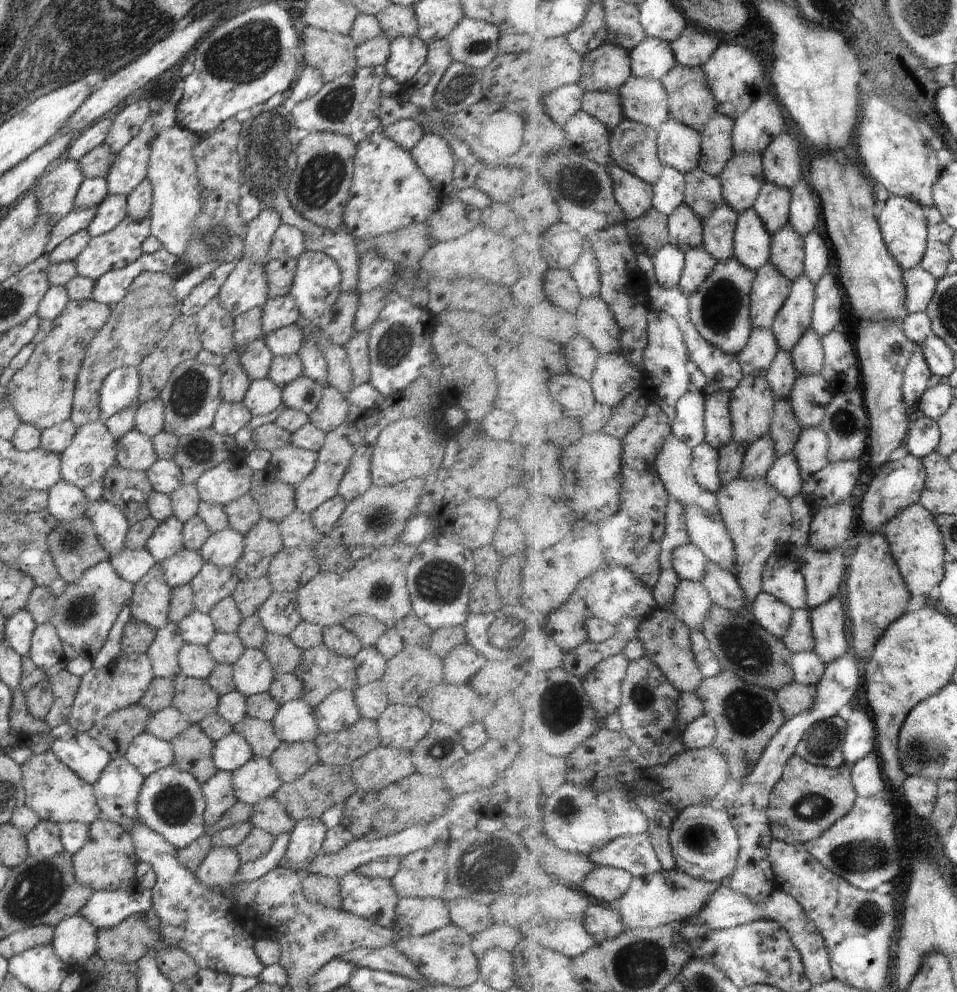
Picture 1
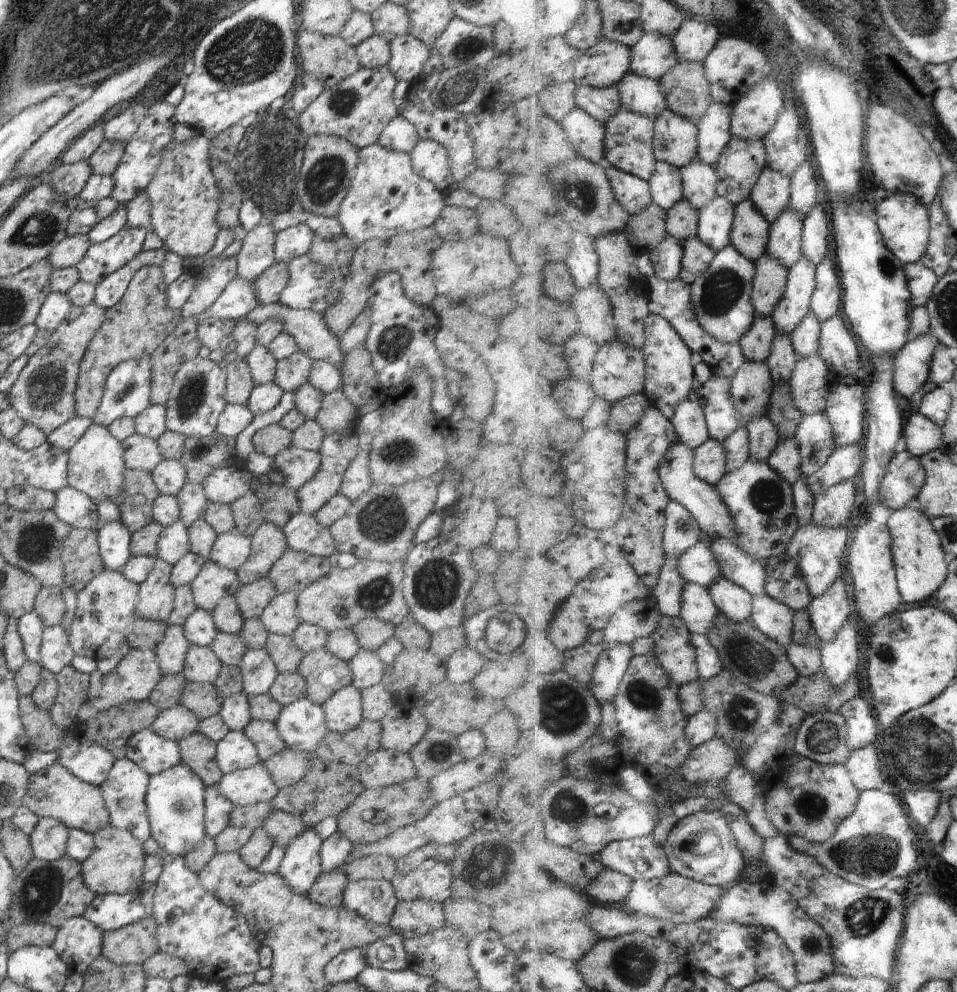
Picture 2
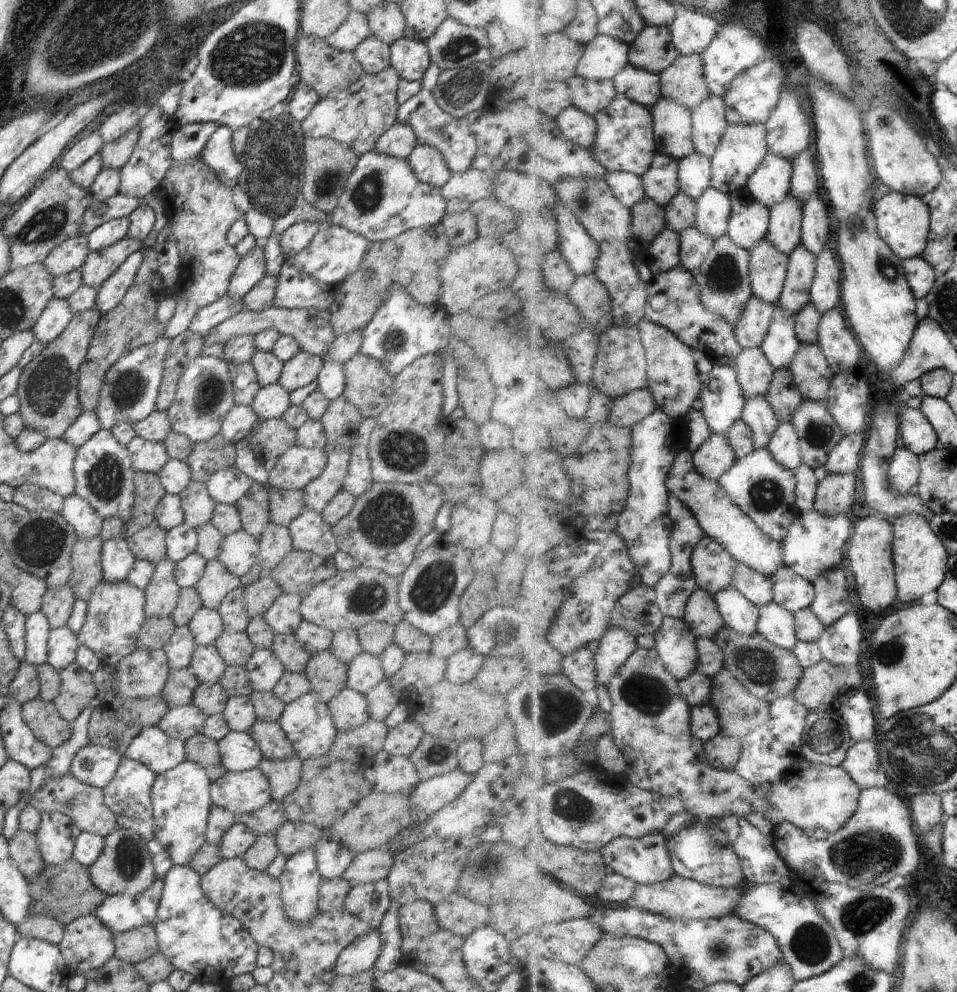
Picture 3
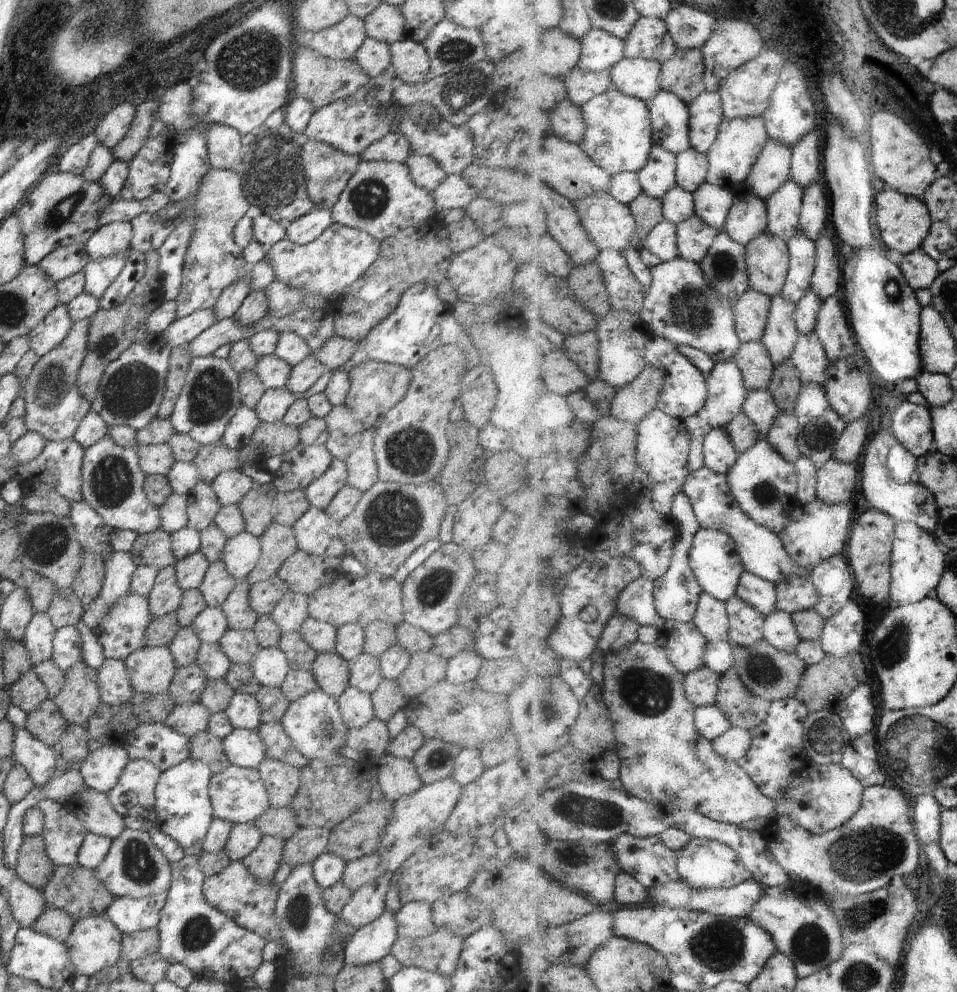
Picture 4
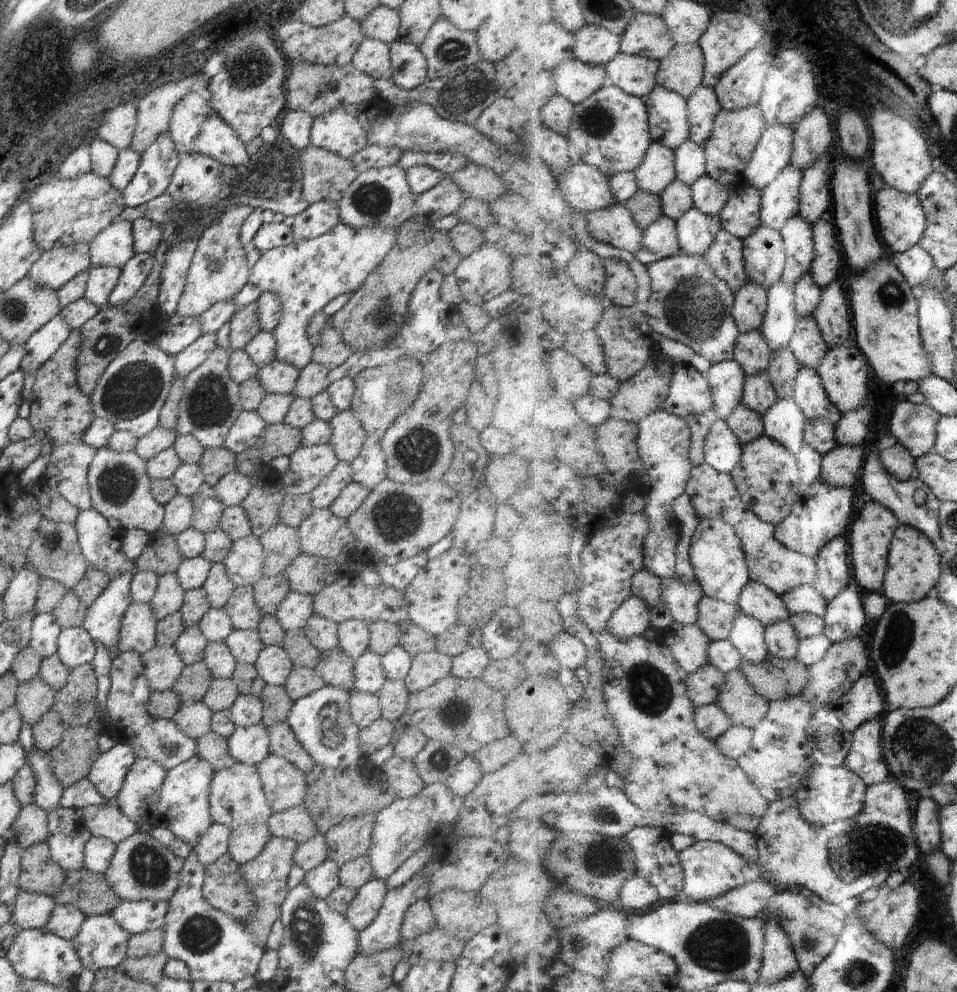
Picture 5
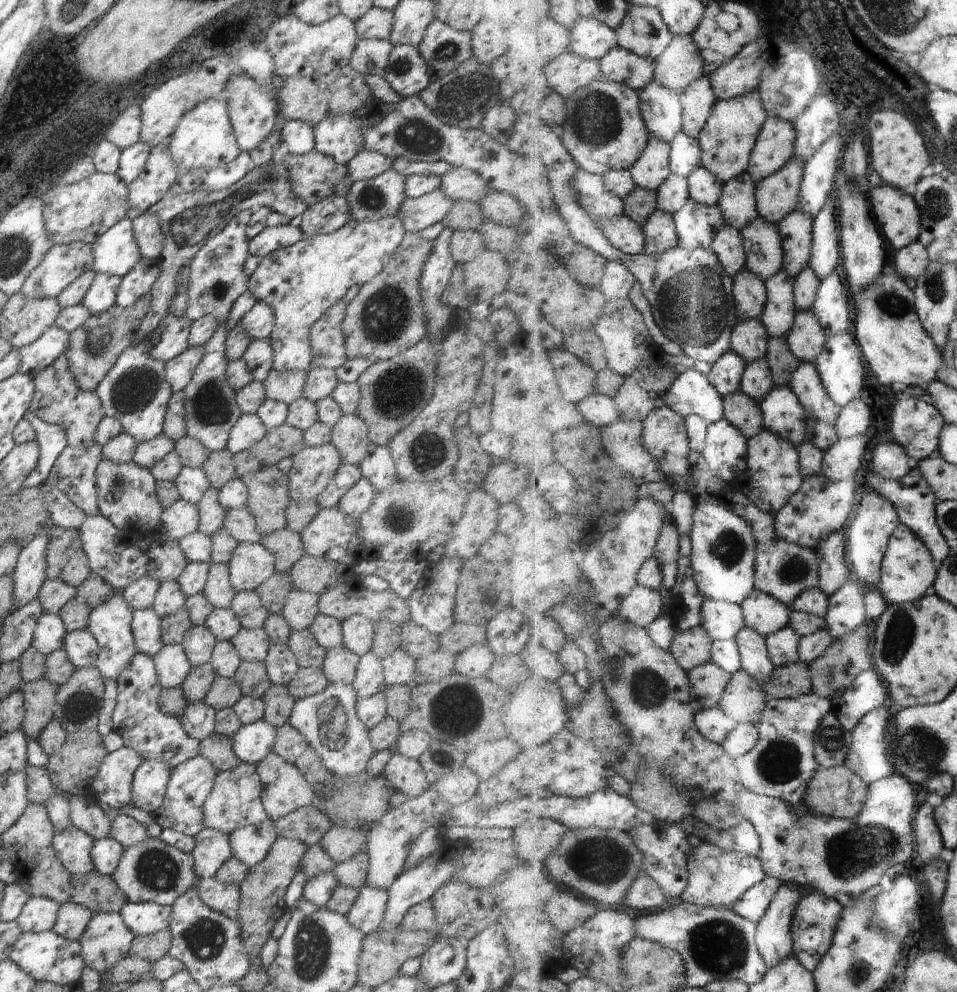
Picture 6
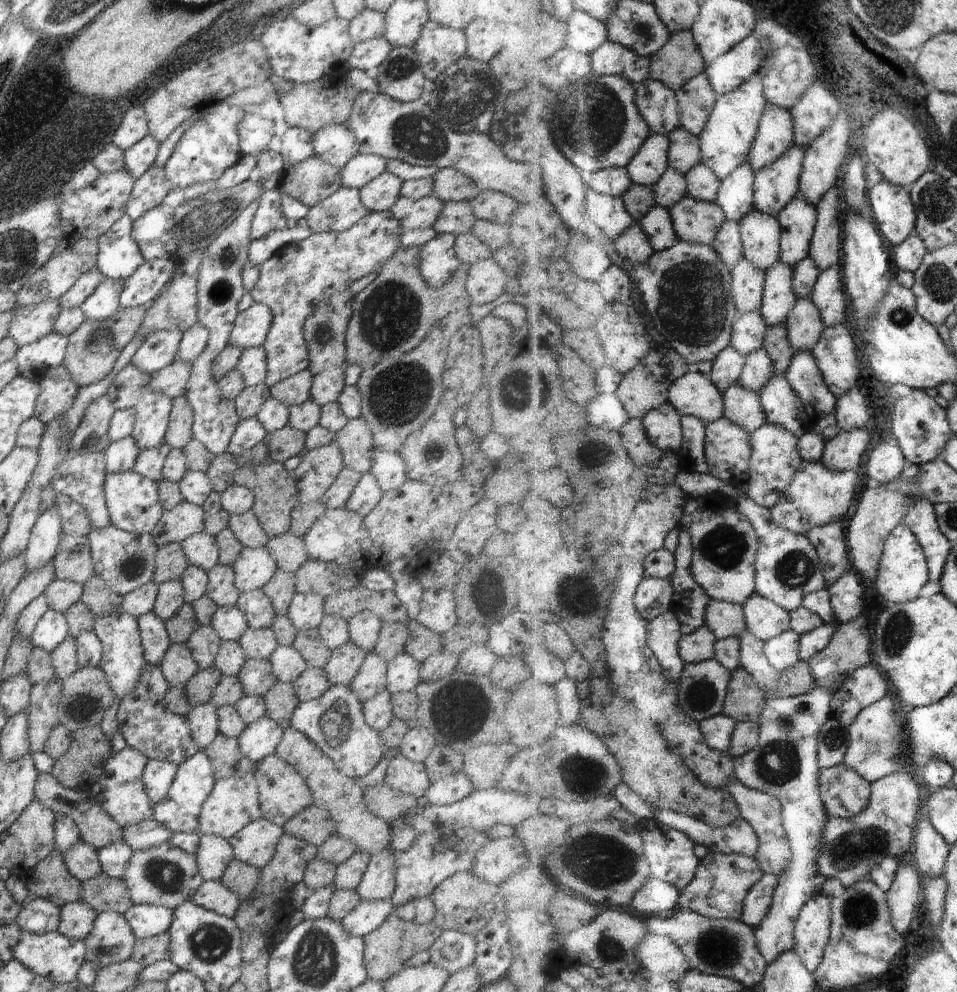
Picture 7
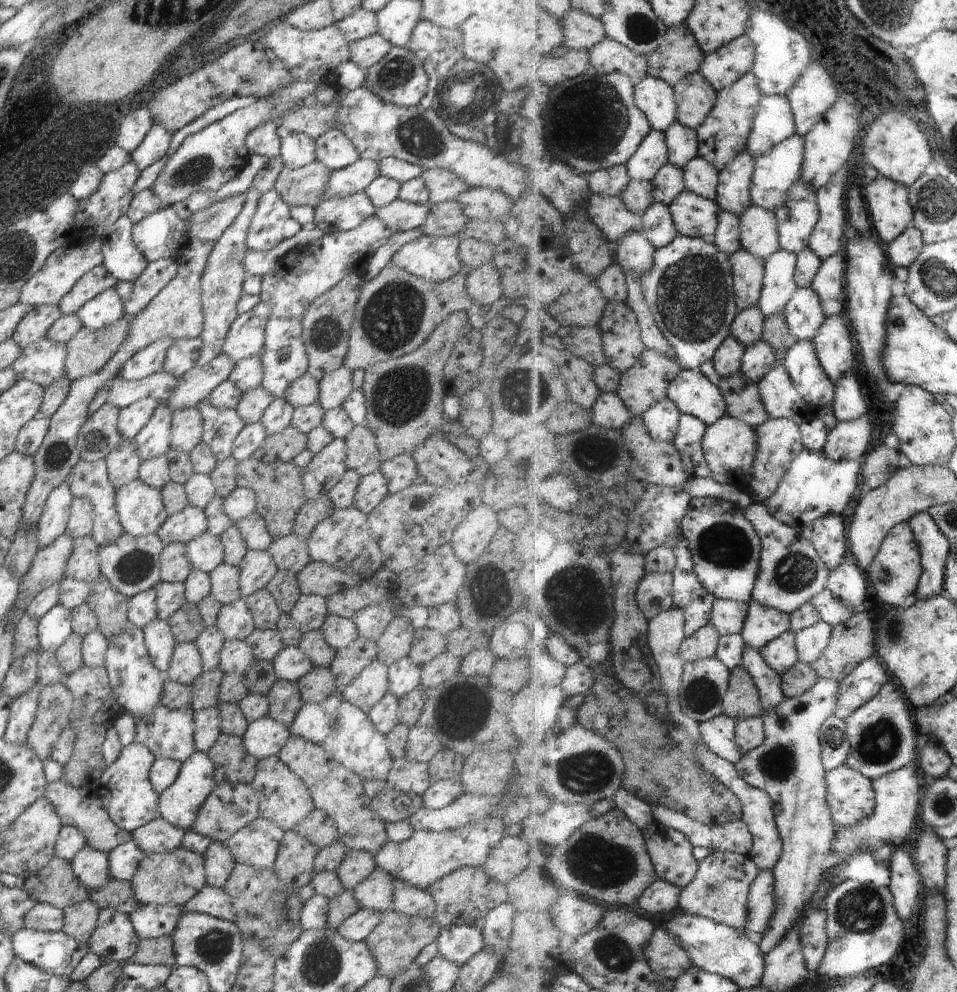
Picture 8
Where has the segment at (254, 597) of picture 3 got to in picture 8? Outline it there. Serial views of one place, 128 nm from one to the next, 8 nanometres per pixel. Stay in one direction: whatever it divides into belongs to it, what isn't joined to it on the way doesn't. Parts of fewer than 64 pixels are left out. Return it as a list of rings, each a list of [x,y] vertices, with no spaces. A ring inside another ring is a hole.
[[[280,569],[276,571],[265,589],[274,597],[281,612],[289,615],[302,593],[297,583],[297,575],[292,571]]]

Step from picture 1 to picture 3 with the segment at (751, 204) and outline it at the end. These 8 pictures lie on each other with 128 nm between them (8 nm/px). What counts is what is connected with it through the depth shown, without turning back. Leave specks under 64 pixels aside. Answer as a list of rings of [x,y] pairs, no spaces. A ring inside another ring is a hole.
[[[765,124],[760,126],[730,126],[728,136],[724,136],[720,152],[716,152],[714,168],[716,168],[716,180],[712,180],[714,188],[728,194],[738,194],[744,186],[748,187],[754,172],[762,166],[767,159],[769,150],[769,132]]]

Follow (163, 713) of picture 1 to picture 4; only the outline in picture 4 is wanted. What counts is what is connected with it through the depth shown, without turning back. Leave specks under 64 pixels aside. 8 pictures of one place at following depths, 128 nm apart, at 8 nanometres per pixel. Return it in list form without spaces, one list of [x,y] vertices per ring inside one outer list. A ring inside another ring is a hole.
[[[200,702],[183,703],[175,705],[163,724],[190,738],[207,730],[210,715],[211,712]]]

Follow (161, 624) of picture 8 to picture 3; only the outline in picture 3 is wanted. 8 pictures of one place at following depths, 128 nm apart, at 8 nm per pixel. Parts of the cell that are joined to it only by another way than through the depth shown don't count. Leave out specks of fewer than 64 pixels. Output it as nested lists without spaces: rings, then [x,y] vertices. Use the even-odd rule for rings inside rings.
[[[126,581],[98,584],[88,597],[86,620],[76,633],[78,642],[100,659],[102,666],[116,666],[120,659],[137,649],[136,637],[142,628],[145,615],[145,592]]]

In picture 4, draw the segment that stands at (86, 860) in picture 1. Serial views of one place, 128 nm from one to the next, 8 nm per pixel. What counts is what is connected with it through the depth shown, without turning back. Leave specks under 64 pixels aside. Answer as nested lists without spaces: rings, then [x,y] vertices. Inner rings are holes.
[[[124,829],[120,836],[111,839],[111,847],[104,860],[95,868],[97,877],[102,884],[115,897],[130,897],[139,899],[142,897],[152,896],[161,892],[167,892],[169,884],[173,882],[172,864],[170,864],[166,857],[154,846],[150,835],[146,831],[140,829]]]

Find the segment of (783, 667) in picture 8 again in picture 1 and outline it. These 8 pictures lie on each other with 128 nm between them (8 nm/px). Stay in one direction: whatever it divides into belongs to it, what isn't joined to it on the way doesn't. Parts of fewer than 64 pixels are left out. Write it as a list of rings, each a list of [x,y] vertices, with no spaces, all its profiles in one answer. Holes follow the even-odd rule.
[[[764,591],[755,601],[754,613],[760,624],[776,638],[784,640],[791,632],[795,610],[778,597]]]

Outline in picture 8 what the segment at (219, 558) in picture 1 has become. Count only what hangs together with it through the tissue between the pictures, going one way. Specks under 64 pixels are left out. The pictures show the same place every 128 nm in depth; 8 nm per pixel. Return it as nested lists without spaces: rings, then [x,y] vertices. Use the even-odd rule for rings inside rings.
[[[248,549],[238,565],[239,587],[242,598],[257,590],[264,589],[270,579],[279,569],[268,551],[253,551]]]

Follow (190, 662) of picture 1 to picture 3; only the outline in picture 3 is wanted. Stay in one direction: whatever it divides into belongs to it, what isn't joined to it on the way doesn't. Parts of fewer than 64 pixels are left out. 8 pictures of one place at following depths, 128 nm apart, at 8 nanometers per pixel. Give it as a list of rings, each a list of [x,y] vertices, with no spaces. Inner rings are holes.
[[[197,645],[188,667],[200,682],[218,683],[227,664],[214,645]]]

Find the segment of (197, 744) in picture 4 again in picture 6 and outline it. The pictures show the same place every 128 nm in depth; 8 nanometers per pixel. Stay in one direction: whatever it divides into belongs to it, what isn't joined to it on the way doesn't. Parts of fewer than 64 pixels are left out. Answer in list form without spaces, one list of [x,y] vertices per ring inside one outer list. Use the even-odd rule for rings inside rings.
[[[214,732],[199,743],[199,754],[209,760],[218,772],[236,768],[241,763],[233,751],[233,740],[227,736]]]

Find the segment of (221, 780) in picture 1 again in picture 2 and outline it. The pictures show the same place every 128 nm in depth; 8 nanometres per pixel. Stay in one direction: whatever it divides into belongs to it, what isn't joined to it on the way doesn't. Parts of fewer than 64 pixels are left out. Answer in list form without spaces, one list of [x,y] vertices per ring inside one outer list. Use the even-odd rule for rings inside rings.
[[[218,783],[205,788],[205,799],[205,832],[210,838],[216,838],[230,826],[230,814],[235,806],[218,790]]]

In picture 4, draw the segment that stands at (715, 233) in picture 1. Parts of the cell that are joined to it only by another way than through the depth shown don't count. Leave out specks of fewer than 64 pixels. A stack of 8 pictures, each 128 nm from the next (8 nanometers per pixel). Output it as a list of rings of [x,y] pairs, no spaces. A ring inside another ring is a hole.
[[[709,180],[695,192],[697,214],[719,231],[725,230],[727,220],[735,206],[735,194],[726,187],[712,184]]]

